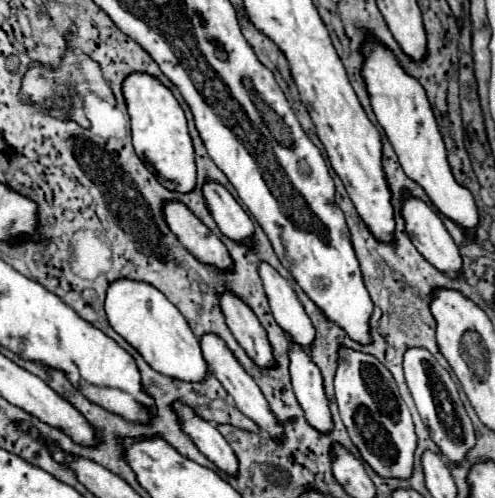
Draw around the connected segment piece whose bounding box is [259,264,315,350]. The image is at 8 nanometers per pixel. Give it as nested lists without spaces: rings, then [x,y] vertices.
[[[269,264],[259,266],[259,276],[263,280],[275,322],[283,328],[283,332],[289,336],[293,344],[299,344],[301,348],[311,350],[315,328],[303,304],[295,296],[293,288]]]

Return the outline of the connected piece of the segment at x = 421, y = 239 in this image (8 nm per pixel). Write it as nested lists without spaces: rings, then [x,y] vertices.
[[[407,198],[401,210],[407,232],[415,248],[439,270],[445,274],[463,274],[459,250],[445,230],[441,218],[419,198]]]

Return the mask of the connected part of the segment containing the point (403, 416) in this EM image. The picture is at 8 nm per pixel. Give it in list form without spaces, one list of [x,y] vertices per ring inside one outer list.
[[[341,350],[341,360],[335,376],[335,398],[341,420],[357,446],[361,458],[381,478],[407,480],[413,472],[413,454],[417,448],[417,434],[411,412],[405,406],[391,372],[371,354]]]

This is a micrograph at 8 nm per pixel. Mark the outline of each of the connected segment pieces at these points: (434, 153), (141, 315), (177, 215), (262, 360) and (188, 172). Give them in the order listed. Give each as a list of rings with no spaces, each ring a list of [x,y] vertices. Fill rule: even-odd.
[[[367,36],[367,40],[363,42],[363,54],[363,78],[367,84],[373,112],[377,116],[377,122],[383,126],[403,172],[427,192],[427,196],[441,214],[445,214],[459,228],[463,228],[469,238],[475,236],[479,214],[473,194],[453,178],[445,154],[445,144],[431,112],[431,104],[423,92],[423,86],[415,78],[407,76],[395,56],[391,56],[391,52],[387,52],[387,48],[383,48],[383,44],[379,44],[373,36]]]
[[[115,280],[107,290],[105,312],[113,330],[123,336],[153,370],[183,382],[205,380],[209,366],[201,354],[199,338],[191,332],[183,314],[157,288],[135,280]]]
[[[181,202],[163,204],[163,216],[179,242],[201,262],[231,272],[233,260],[225,244]]]
[[[227,292],[221,296],[221,308],[227,318],[227,326],[233,332],[239,346],[247,352],[247,356],[259,368],[275,368],[277,362],[273,358],[273,348],[269,344],[267,332],[257,320],[257,316],[243,304],[235,294]]]
[[[131,74],[123,82],[123,94],[127,100],[129,116],[131,116],[131,132],[133,146],[137,156],[149,164],[155,174],[165,182],[167,190],[175,190],[187,194],[197,184],[197,168],[195,168],[195,152],[193,142],[187,132],[185,114],[171,94],[159,80],[147,74]]]

